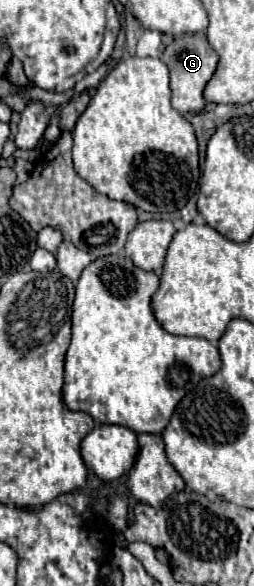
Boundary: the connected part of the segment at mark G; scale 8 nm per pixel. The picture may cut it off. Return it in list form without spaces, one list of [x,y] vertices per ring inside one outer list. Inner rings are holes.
[[[192,33],[192,35],[180,35],[174,37],[174,41],[164,49],[162,61],[170,69],[170,89],[172,89],[172,107],[178,113],[198,113],[204,109],[206,101],[202,97],[202,91],[208,83],[208,79],[214,75],[218,65],[216,51],[208,45],[206,33]]]

